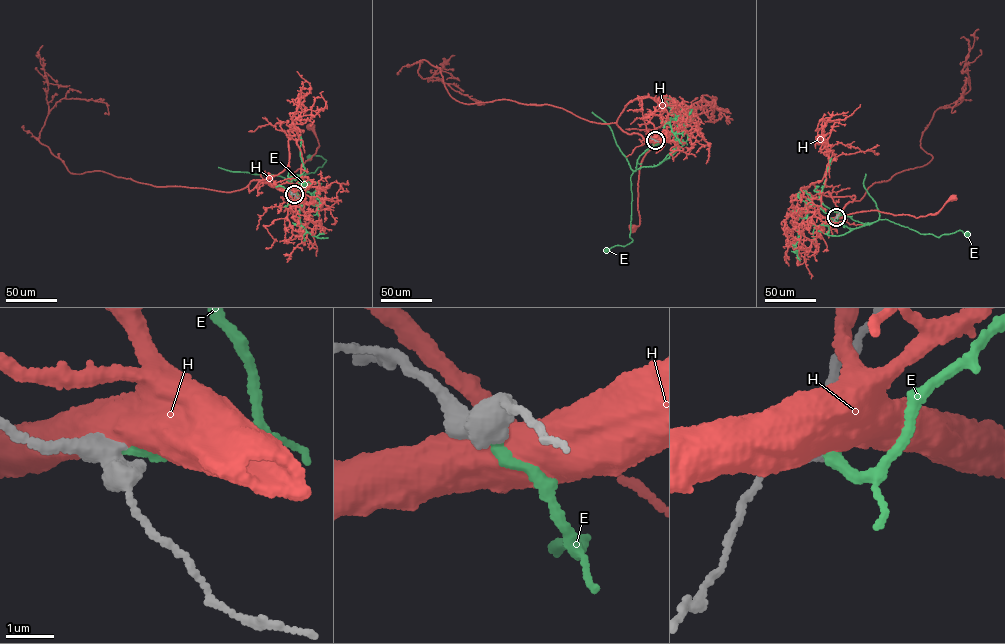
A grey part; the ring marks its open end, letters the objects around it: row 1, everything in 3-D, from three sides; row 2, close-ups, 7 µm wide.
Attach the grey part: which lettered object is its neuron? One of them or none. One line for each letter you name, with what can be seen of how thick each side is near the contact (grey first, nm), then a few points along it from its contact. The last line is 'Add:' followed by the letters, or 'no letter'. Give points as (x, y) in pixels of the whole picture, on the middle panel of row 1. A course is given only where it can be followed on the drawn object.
E: Thickness 500 nm (grey) against 190 nm. Its course: (655, 140), (657, 143), (640, 156), (630, 177), (629, 237), (632, 241), (607, 250)
Add: E

